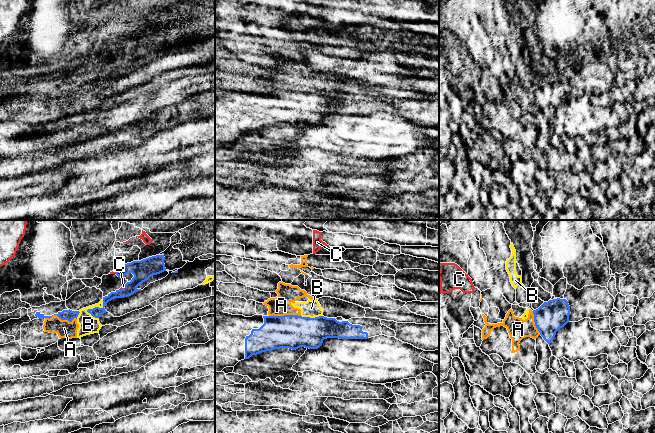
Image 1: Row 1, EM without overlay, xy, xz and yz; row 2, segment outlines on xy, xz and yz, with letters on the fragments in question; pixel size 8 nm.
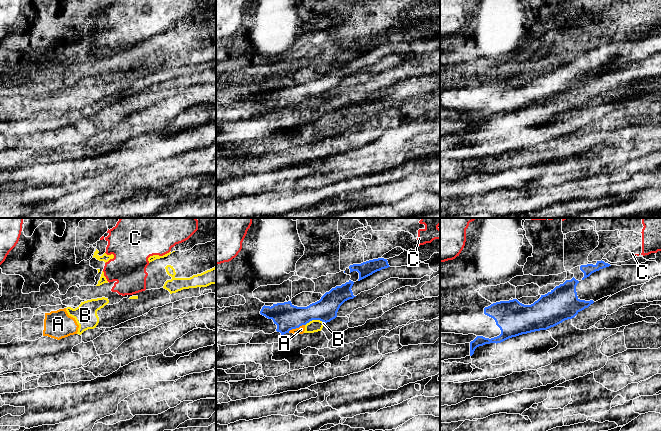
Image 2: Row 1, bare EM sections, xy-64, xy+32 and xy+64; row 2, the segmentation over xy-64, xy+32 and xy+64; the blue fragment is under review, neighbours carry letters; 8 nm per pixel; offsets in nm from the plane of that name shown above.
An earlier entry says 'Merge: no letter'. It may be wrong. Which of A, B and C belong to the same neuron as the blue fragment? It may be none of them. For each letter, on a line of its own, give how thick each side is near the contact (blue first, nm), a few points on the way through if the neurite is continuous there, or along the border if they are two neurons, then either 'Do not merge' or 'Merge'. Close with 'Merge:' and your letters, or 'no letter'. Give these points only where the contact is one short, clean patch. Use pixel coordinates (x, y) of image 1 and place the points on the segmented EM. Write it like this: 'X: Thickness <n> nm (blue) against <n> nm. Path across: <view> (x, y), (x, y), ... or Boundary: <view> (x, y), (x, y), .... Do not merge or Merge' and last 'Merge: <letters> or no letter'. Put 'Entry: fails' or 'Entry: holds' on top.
Entry: holds
A: Thickness 90 nm (blue) against 140 nm. Boundary: xy (45, 317), (57, 315), (69, 321), (76, 319). Do not merge
B: Thickness 90 nm (blue) against 150 nm. Do not merge
C: Thickness 160 nm (blue) against 20 nm. Boundary: xy (124, 286), (119, 290). Do not merge
Merge: no letter

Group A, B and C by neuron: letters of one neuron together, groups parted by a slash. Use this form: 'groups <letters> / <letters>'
groups A B / C

